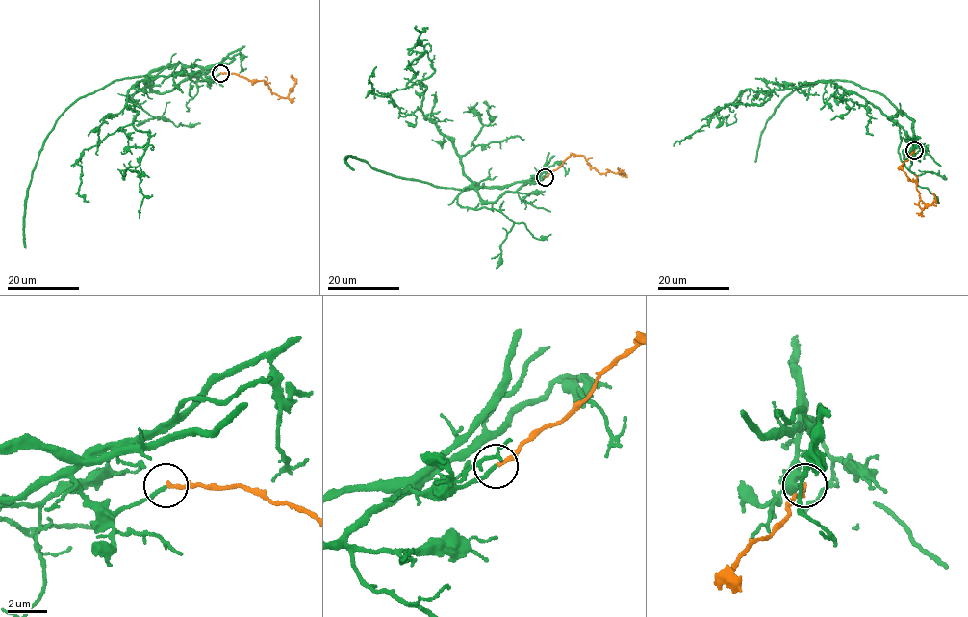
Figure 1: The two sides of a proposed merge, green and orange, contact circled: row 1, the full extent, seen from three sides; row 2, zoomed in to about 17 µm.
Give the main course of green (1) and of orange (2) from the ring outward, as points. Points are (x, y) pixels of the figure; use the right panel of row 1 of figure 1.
1: (914, 151), (913, 122), (902, 110), (885, 115), (829, 82), (714, 113), (731, 124), (735, 113)
2: (914, 151), (901, 166), (902, 170), (916, 183), (922, 209), (934, 201), (932, 194)

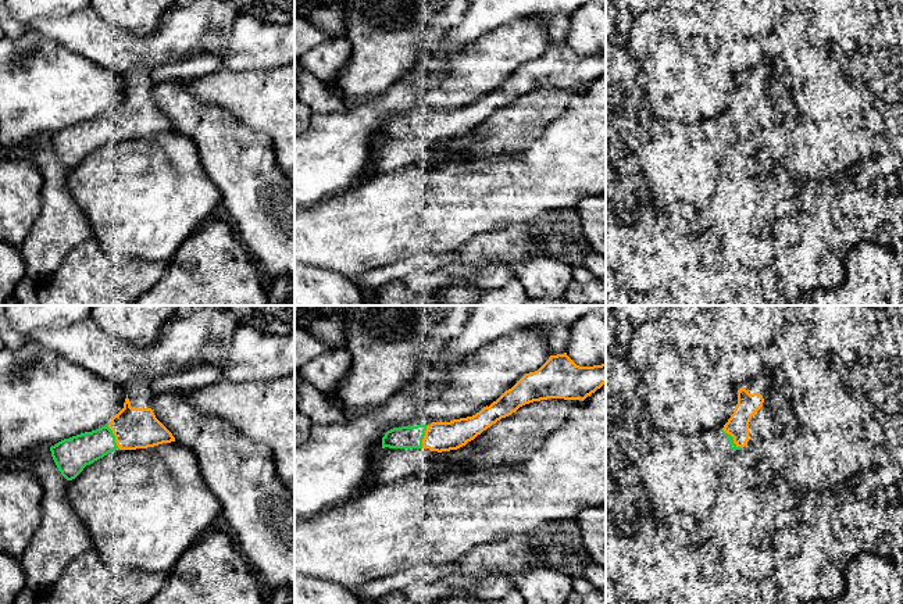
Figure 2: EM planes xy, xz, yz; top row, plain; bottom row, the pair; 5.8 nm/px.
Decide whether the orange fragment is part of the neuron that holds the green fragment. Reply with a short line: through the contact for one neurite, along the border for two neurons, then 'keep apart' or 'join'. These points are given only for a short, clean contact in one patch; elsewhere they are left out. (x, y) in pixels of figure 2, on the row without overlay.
join

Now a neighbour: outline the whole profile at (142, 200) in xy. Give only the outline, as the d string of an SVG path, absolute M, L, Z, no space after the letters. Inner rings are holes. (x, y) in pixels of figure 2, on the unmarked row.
M176 131L131 139L114 150L100 147L86 154L75 168L69 169L65 183L85 214L92 236L114 260L171 261L181 244L213 217L222 199L219 189L201 164L197 144Z

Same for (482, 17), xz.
M470 0L461 21L440 36L435 49L443 57L493 29L536 14L572 14L589 1L592 0Z

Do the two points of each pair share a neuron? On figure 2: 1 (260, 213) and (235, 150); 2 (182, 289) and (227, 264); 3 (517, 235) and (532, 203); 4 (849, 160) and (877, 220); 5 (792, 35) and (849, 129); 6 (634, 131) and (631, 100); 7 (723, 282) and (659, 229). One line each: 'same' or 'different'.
1: same
2: same
3: different
4: different
5: same
6: same
7: same

